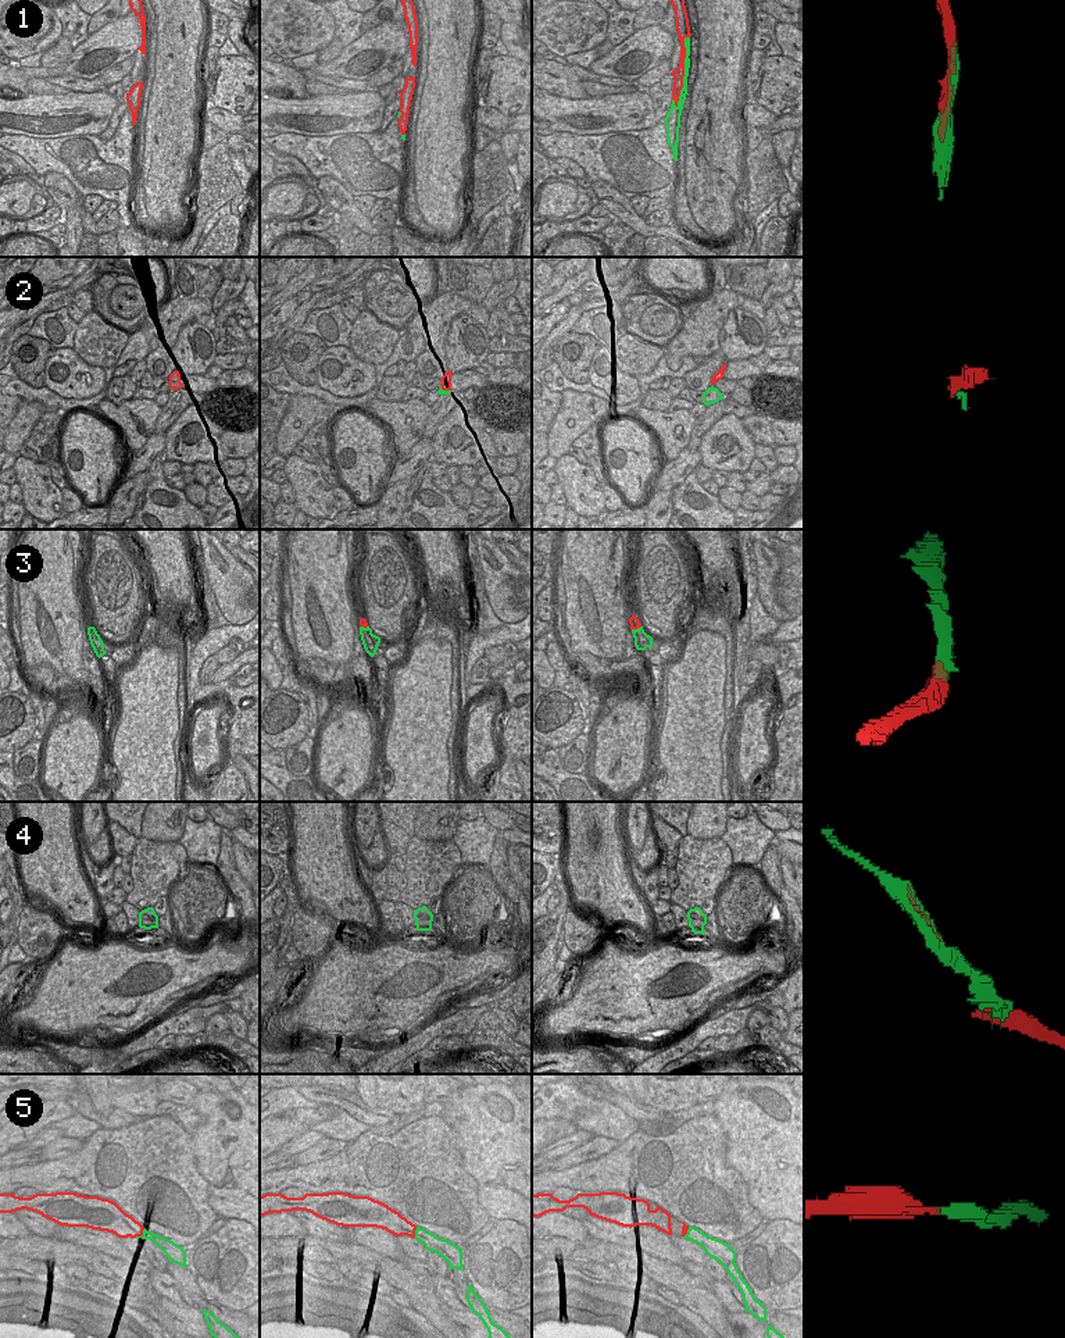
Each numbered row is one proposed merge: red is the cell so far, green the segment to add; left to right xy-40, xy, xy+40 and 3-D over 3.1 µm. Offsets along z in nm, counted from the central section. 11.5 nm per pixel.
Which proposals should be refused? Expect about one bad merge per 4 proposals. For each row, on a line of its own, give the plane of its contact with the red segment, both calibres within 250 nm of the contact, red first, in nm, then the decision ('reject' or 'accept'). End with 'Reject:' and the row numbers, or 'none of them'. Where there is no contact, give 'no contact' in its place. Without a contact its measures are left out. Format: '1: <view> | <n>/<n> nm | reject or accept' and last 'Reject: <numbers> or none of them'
1: xy+40 | 120/90 nm | accept
2: xy | 130/70 nm | reject
3: xy+40 | 120/190 nm | accept
4: no contact | accept
5: xy-40 | 280/130 nm | accept
Reject: 2

